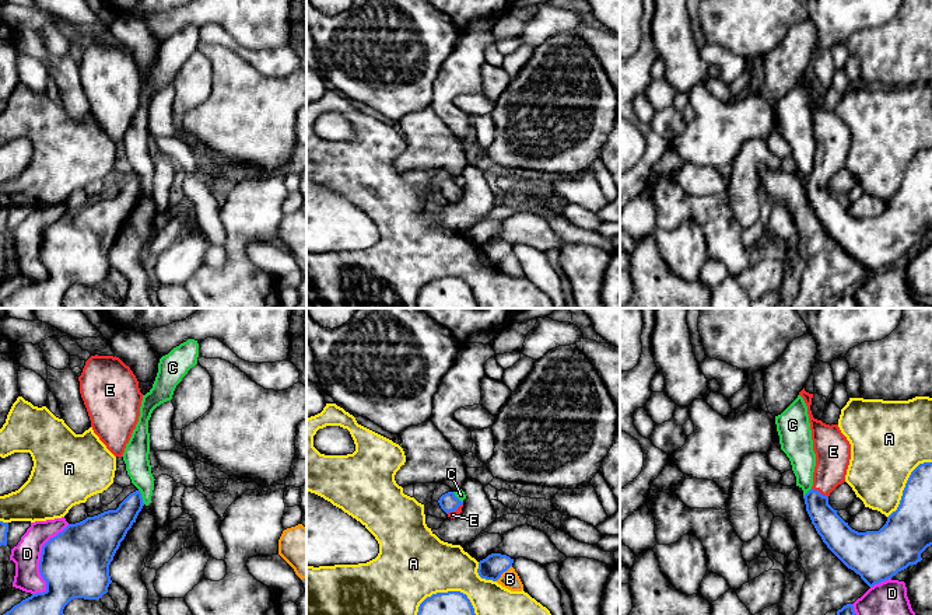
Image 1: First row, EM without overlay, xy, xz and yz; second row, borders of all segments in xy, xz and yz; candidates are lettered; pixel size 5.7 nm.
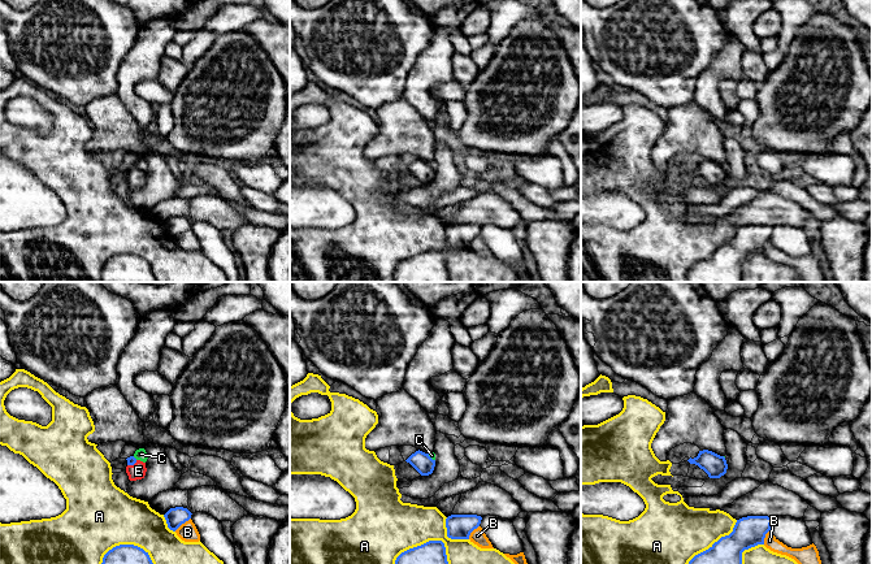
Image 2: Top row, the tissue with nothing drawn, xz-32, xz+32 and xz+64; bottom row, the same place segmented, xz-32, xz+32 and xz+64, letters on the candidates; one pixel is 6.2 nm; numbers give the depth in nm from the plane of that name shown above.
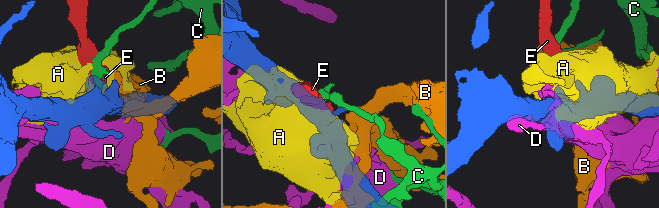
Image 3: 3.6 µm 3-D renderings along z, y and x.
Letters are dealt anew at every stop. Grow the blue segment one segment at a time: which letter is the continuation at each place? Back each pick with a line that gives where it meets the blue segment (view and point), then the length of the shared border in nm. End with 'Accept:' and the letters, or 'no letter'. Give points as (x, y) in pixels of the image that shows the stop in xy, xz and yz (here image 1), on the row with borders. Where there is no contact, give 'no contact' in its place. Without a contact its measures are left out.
E: contact yz (819, 492); length 110 nm
Accept: E

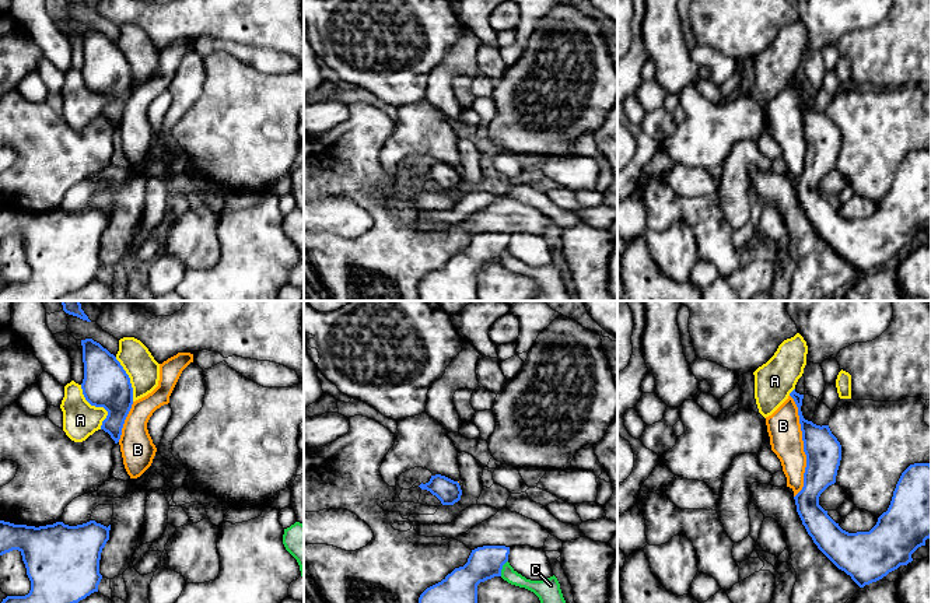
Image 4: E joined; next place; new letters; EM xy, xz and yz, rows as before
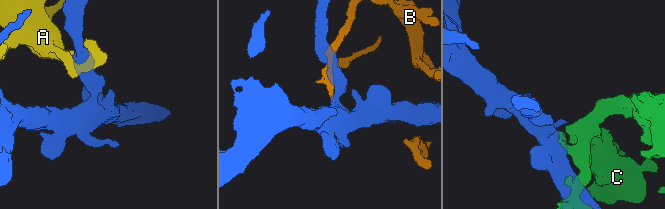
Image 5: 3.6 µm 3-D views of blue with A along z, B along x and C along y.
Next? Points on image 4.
Accept: no letter

